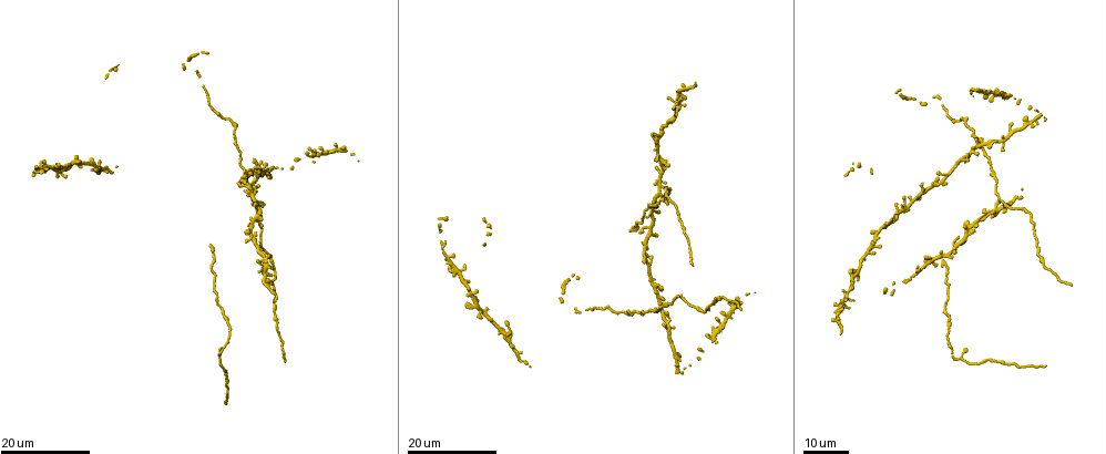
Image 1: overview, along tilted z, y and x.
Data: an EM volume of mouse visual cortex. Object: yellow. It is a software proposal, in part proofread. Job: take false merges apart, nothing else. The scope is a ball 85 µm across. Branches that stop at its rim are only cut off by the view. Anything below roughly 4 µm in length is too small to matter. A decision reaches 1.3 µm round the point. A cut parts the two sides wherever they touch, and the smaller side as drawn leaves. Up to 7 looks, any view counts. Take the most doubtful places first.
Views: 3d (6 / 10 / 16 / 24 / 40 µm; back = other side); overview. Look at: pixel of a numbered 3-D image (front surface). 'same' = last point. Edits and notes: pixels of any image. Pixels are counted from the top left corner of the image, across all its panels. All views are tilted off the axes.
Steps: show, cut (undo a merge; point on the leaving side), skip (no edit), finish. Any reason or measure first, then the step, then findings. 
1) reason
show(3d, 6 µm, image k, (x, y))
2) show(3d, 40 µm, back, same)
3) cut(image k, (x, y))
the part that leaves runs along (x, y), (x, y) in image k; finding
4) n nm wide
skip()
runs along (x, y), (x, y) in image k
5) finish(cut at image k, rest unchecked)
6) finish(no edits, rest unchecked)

three-way junction
show(3d, 16 µm, image 1, (909, 210))

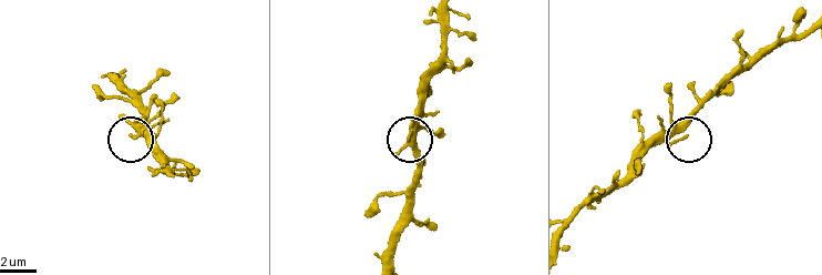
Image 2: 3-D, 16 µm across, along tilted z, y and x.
show(3d, 6 µm, image 2, (411, 134))

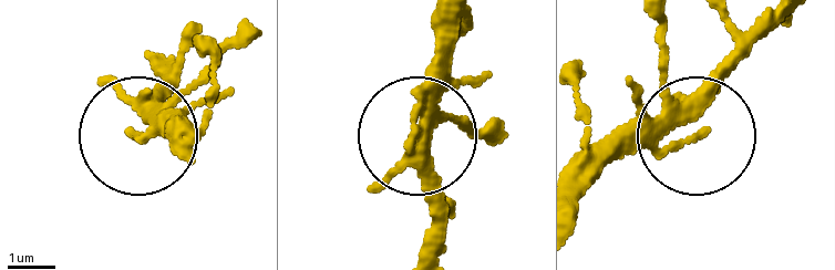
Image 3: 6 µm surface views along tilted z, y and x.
skip()
runs along (156, 69), (162, 87), (138, 131), (167, 139) in image 3; one neuron here

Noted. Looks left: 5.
show(3d, 16 µm, image 1, (633, 313))

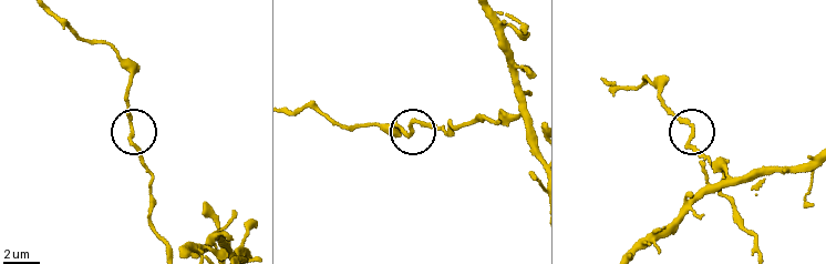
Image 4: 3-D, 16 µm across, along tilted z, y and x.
show(3d, 6 µm, image 4, (406, 136))

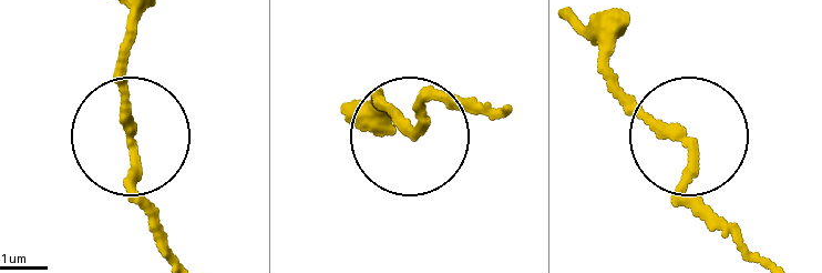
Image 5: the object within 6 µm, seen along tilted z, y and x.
skip()
runs along (685, 143), (598, 68) in image 5; one neuron here

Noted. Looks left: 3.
show(3d, 24 µm, image 1, (847, 293))

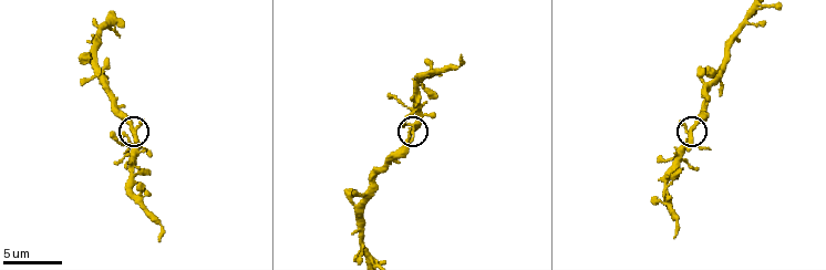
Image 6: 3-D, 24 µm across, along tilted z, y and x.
show(3d, 10 µm, image 6, (693, 128))

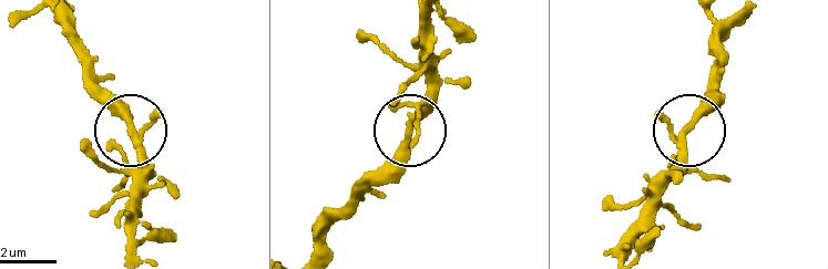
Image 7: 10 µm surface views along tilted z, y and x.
skip()
one neuron here

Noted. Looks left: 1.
finish(no edits, rest unchecked)

